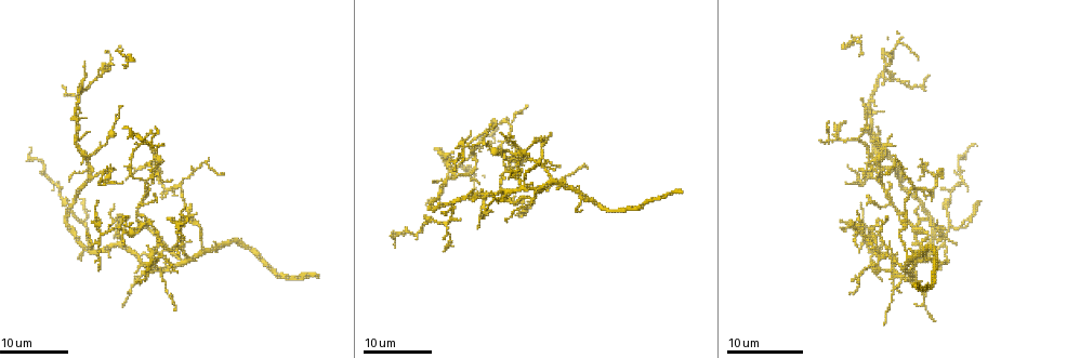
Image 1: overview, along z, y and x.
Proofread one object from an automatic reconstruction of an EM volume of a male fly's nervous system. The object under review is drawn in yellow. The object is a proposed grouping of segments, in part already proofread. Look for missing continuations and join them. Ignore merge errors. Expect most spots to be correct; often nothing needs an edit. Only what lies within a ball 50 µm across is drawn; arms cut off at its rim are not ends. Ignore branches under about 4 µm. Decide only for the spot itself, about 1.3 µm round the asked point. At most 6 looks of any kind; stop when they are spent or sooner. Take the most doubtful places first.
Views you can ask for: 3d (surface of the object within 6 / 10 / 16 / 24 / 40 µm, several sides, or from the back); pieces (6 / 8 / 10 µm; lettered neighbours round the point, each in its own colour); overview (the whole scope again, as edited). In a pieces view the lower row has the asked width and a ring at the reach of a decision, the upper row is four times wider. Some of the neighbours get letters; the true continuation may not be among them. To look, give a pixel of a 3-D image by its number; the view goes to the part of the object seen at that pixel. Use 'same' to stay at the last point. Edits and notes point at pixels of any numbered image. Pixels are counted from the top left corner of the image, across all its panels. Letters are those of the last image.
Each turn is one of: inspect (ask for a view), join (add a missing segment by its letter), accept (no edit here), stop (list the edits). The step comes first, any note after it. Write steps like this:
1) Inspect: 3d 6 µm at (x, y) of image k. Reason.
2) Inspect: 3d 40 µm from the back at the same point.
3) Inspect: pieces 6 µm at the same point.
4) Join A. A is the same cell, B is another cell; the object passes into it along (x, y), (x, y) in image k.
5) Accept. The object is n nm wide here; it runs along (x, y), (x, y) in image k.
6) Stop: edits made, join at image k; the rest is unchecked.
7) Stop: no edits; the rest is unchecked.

Inspect: 3d 24 µm at (516, 213) of image 1. An open end.

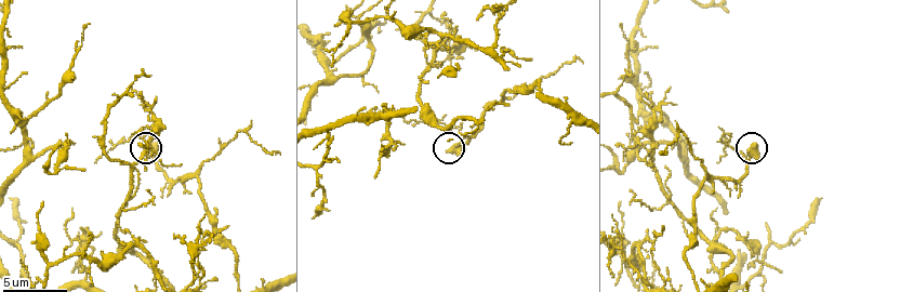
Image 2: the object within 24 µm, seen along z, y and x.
Inspect: pieces 6 µm at (447, 150) of image 2.

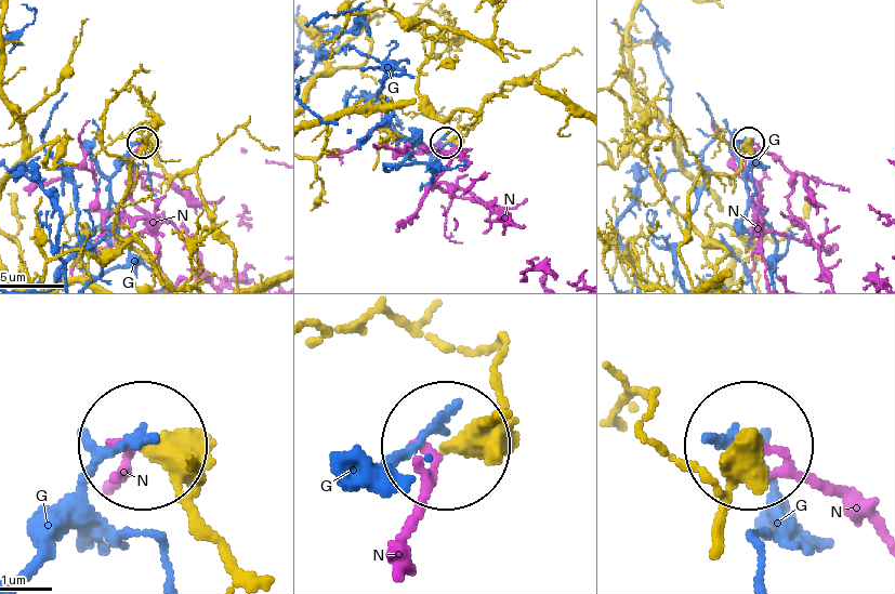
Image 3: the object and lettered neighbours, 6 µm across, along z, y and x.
Accept. The object is 430 nm wide here; G and N are other cells; it runs along (245, 570), (145, 449) in image 3; no lettered segment goes on from it.

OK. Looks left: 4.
Inspect: 3d 6 µm at (819, 200) of image 2. Branch stops here.

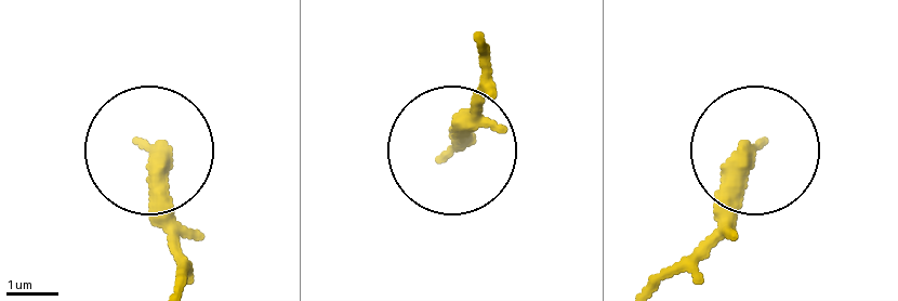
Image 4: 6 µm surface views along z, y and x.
Inspect: pieces 10 µm at (757, 145) of image 4.

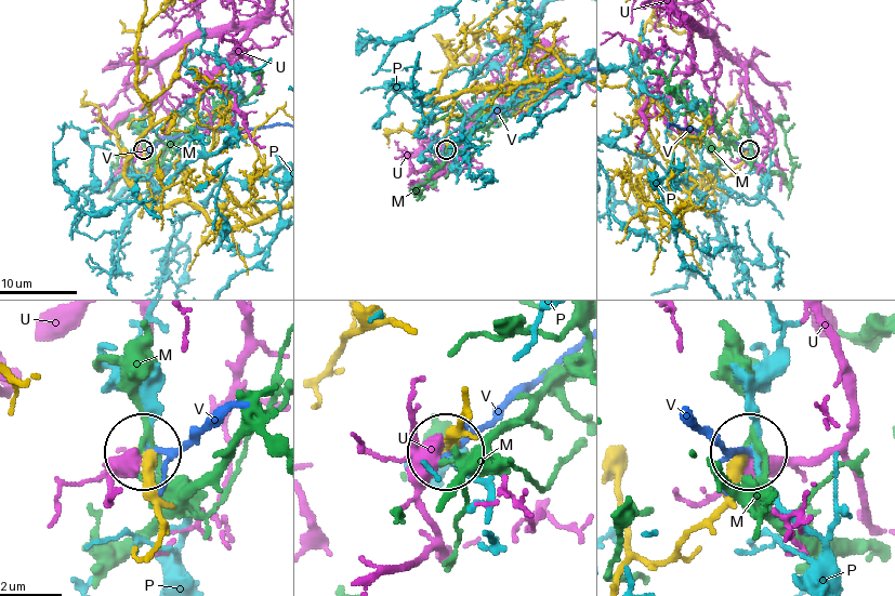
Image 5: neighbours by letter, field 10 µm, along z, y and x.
Accept. M, P, U and V are other cells; none of them fits.

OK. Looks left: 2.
Inspect: 3d 24 µm at (505, 219) of image 1. Branch stops here.

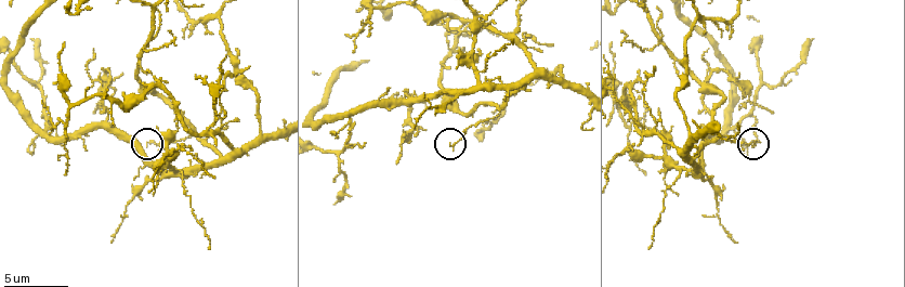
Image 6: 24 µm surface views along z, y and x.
Inspect: pieces 8 µm at (756, 141) of image 6. What lies round it.

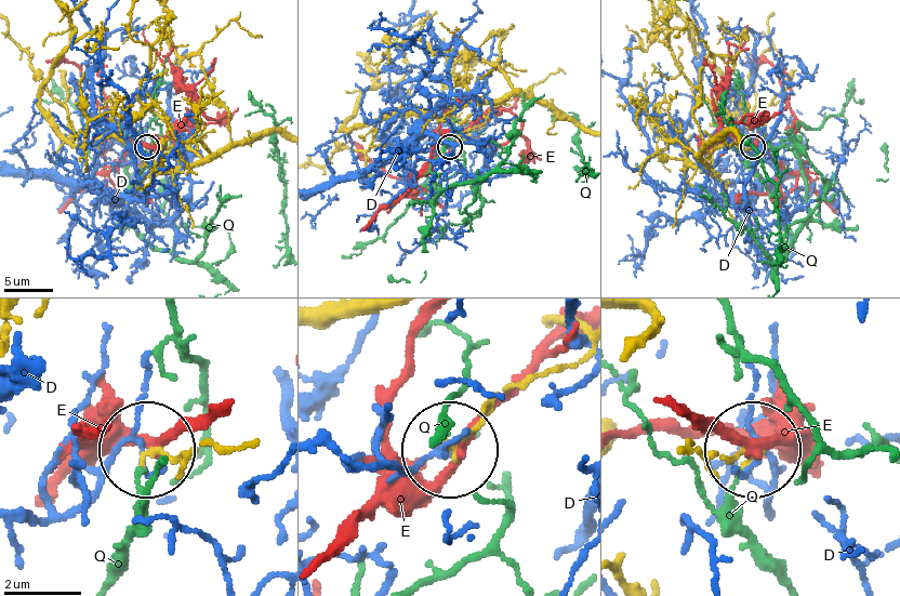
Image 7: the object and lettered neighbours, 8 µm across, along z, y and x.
Accept. D, E and Q are other cells; it runs along (682, 446), (714, 455), (750, 449) in image 7; none of them fits.

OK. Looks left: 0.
Stop: no edits; the rest is unchecked.

